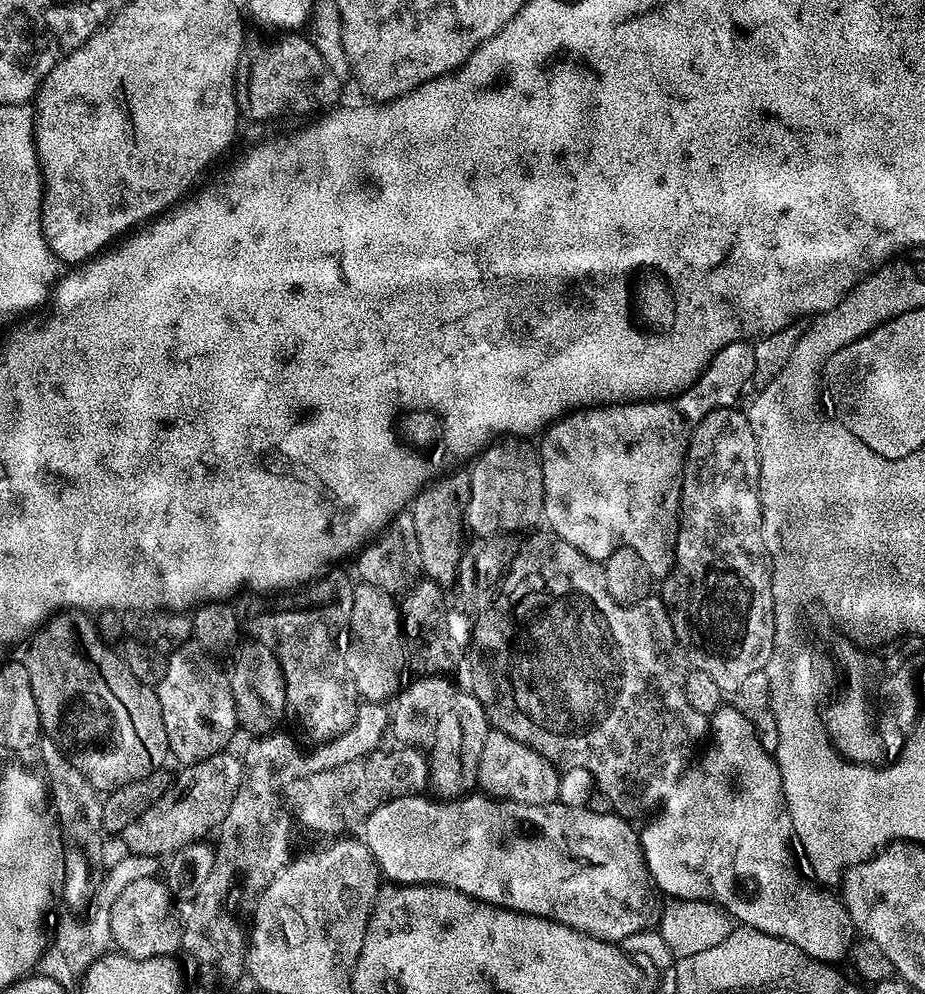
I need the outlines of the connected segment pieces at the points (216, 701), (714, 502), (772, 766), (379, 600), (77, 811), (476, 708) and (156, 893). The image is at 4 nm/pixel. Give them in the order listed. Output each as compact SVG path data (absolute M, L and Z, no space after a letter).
M195 642L183 643L171 649L167 657L166 674L162 674L162 682L155 685L158 706L162 706L162 722L166 726L168 750L173 757L177 756L181 765L197 764L214 754L225 751L229 747L232 735L238 729L236 702L232 693L232 681L229 673L216 665L217 657L207 648Z
M739 407L719 408L708 415L696 427L686 457L686 479L680 490L680 529L676 535L676 557L674 566L668 575L663 577L664 592L662 599L670 614L670 622L674 626L674 634L680 647L687 656L689 665L695 671L707 674L726 694L734 694L738 686L753 674L765 671L770 662L771 650L774 649L774 598L772 597L772 574L770 561L764 551L764 535L762 534L762 506L760 505L760 459L758 458L758 442L754 438L754 430L750 430L747 411Z
M723 707L710 718L710 743L703 749L703 752L699 757L699 760L701 759L700 764L698 760L689 767L688 771L681 777L678 790L664 801L659 811L647 821L649 824L645 828L639 829L640 845L644 851L646 866L652 875L652 883L663 895L665 892L665 897L674 900L709 900L711 904L717 904L718 907L724 909L733 921L739 922L743 927L762 930L762 934L774 934L786 942L794 942L794 946L798 946L798 950L802 950L802 954L815 960L821 960L823 964L835 965L837 962L843 961L853 946L854 937L857 935L856 927L852 924L843 899L839 895L831 896L828 893L831 891L827 887L817 884L815 879L802 867L802 856L792 835L794 822L788 813L786 798L782 790L782 774L776 765L775 755L762 750L762 742L758 742L755 723L746 719L736 707Z
M360 582L353 587L354 606L343 645L346 670L354 678L357 696L368 702L388 702L402 687L400 675L406 672L406 645L400 630L400 609L393 593L378 590L378 586Z
M45 734L41 735L38 745L39 752L40 760L44 763L42 772L50 787L50 800L58 809L60 833L64 838L66 867L62 896L63 899L68 899L70 907L83 909L93 899L106 872L106 863L104 864L106 833L102 824L104 801L101 793L97 792L96 787L88 781L86 774L82 774L82 770L78 770L78 766L55 740Z
M457 691L450 706L442 713L438 731L434 733L430 745L430 760L434 765L430 784L433 789L436 787L437 797L459 798L469 795L477 787L478 762L482 758L482 746L486 746L489 731L488 715L482 702L478 702L478 698L471 691Z
M142 878L134 882L111 905L110 928L115 947L126 956L139 960L155 956L171 957L181 947L181 929L172 917L172 896L160 878Z

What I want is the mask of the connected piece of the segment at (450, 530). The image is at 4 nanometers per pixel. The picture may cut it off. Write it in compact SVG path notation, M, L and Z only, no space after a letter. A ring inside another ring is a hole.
M467 471L452 472L449 476L429 479L428 483L412 497L410 511L418 529L418 544L422 549L422 572L435 584L448 586L457 579L460 560L464 557L466 525L464 508L470 502L471 475Z

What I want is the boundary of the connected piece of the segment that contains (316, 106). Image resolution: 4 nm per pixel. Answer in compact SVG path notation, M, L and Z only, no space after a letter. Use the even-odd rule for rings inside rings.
M307 35L290 39L286 44L276 46L264 52L243 73L242 78L236 81L236 105L240 107L241 117L252 120L276 120L279 116L304 116L307 112L320 112L332 110L340 100L340 88L342 81L334 78L334 70L326 66L322 54L312 45Z

